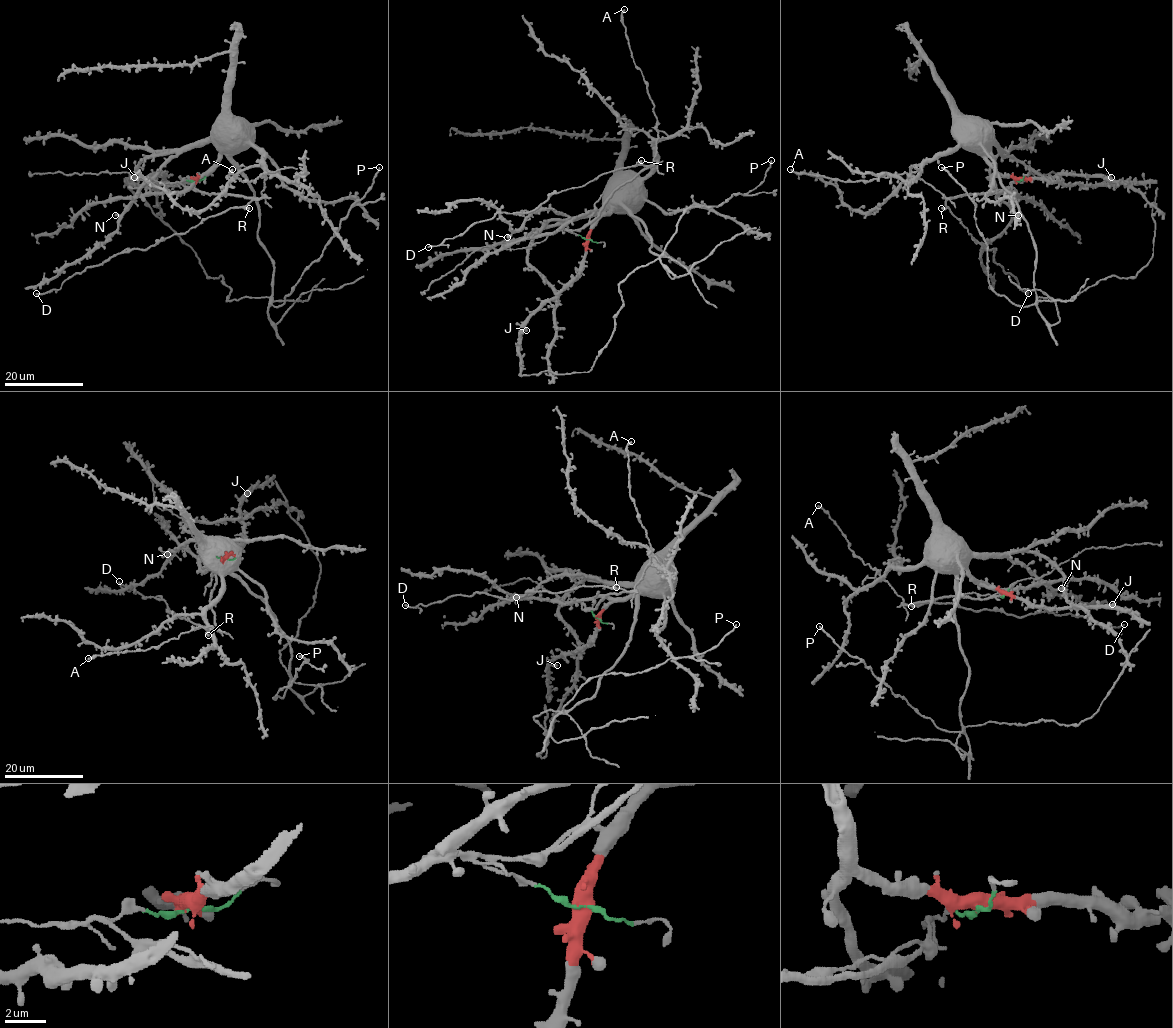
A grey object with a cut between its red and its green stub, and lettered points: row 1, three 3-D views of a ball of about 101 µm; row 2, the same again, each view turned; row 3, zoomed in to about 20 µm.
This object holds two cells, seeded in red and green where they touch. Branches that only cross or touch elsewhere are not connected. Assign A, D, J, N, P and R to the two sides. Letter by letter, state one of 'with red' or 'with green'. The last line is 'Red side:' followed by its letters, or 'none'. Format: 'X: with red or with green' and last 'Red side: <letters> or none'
A: with green
D: with green
J: with red
N: with red
P: with red
R: with green
Red side: J, N, P

